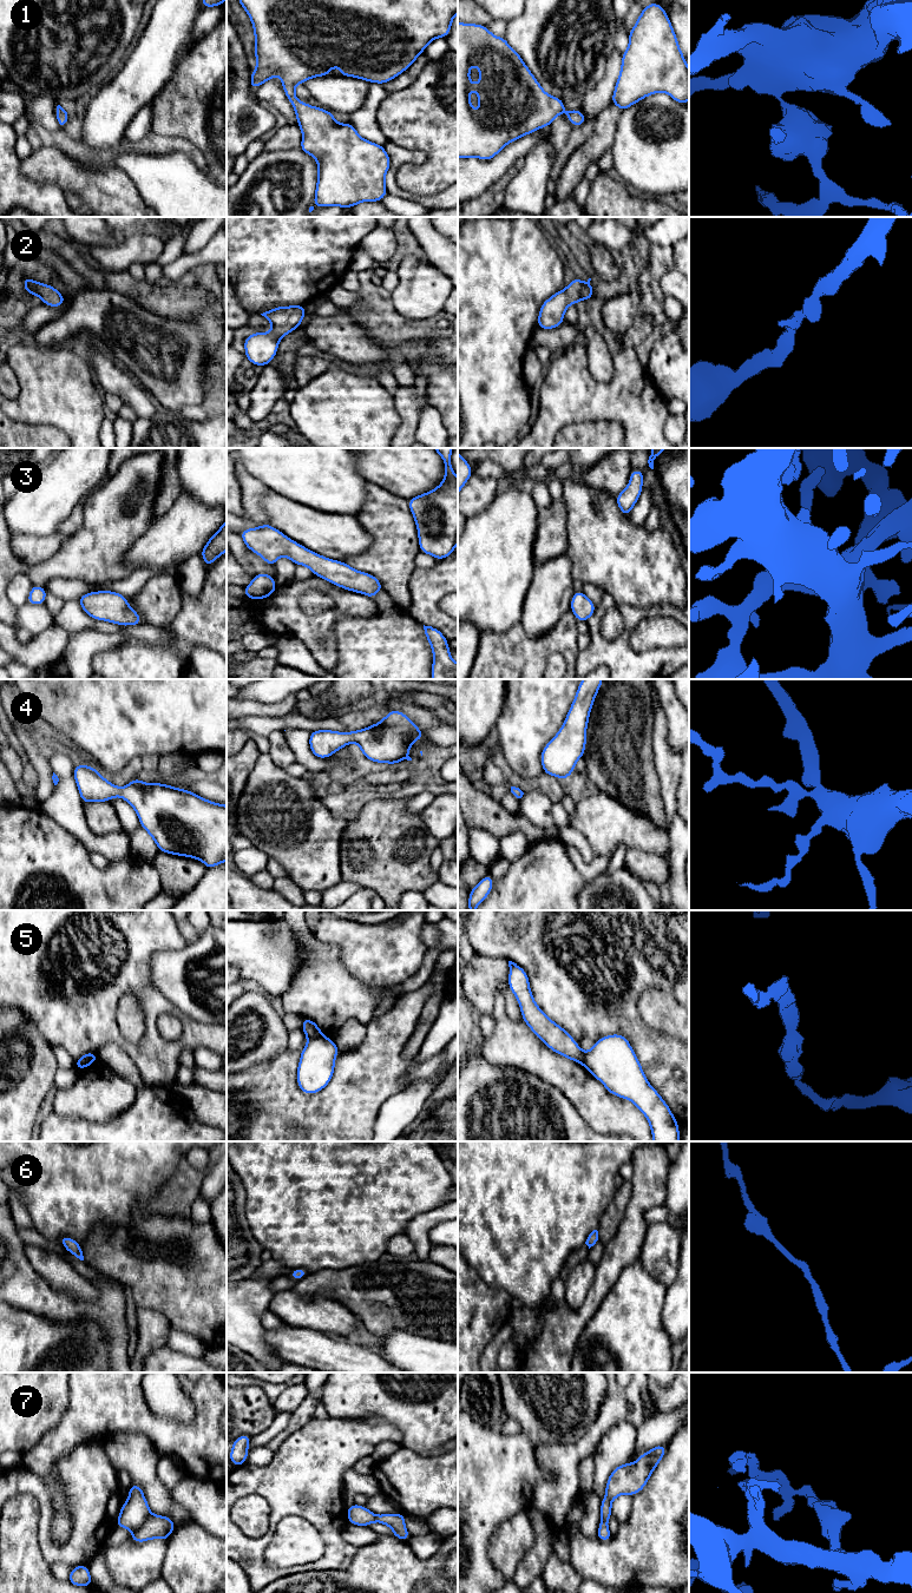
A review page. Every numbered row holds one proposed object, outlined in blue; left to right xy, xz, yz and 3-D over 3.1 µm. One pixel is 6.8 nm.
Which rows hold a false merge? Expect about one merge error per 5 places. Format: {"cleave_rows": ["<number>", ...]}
{"cleave_rows": ["5", "7"]}

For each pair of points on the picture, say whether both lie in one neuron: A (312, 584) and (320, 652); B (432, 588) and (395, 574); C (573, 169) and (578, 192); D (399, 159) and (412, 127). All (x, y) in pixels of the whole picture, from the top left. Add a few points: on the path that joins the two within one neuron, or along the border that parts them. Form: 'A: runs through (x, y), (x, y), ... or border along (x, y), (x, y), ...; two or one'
A: runs through (294, 597), (294, 616), (312, 633); one
B: border along (415, 567), (408, 581), (408, 607); two
C: border along (583, 178), (570, 195); two
D: border along (388, 140), (401, 146), (419, 149), (426, 155); two

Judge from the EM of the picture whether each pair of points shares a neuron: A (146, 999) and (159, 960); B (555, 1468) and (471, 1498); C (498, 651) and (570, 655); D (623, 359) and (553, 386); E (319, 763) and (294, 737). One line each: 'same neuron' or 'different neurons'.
A: different neurons
B: different neurons
C: same neuron
D: same neuron
E: same neuron

